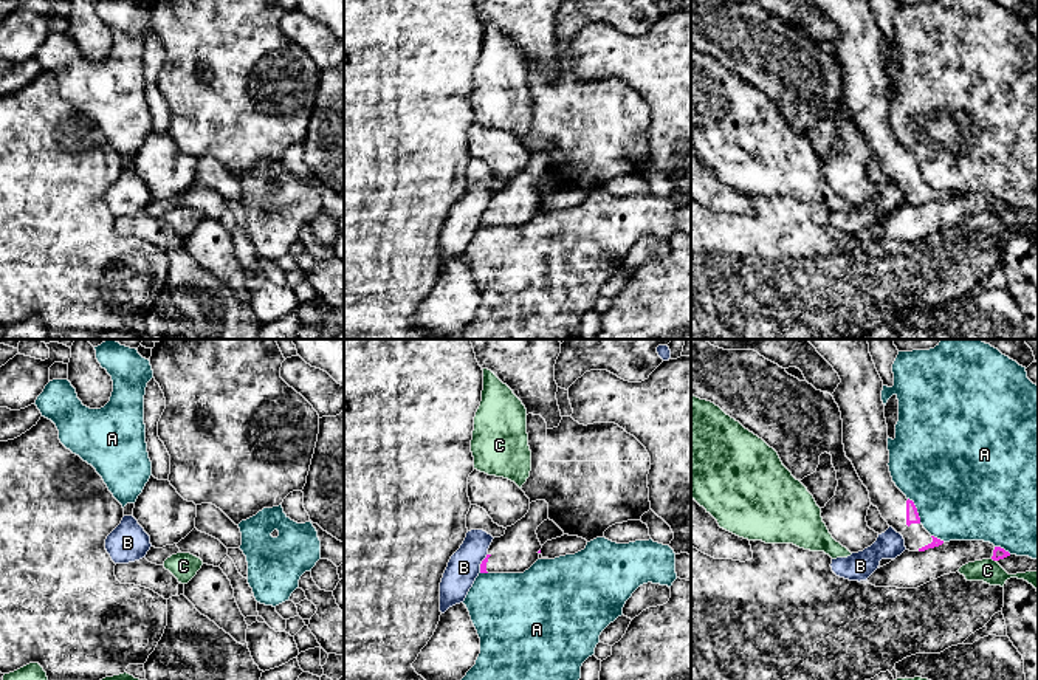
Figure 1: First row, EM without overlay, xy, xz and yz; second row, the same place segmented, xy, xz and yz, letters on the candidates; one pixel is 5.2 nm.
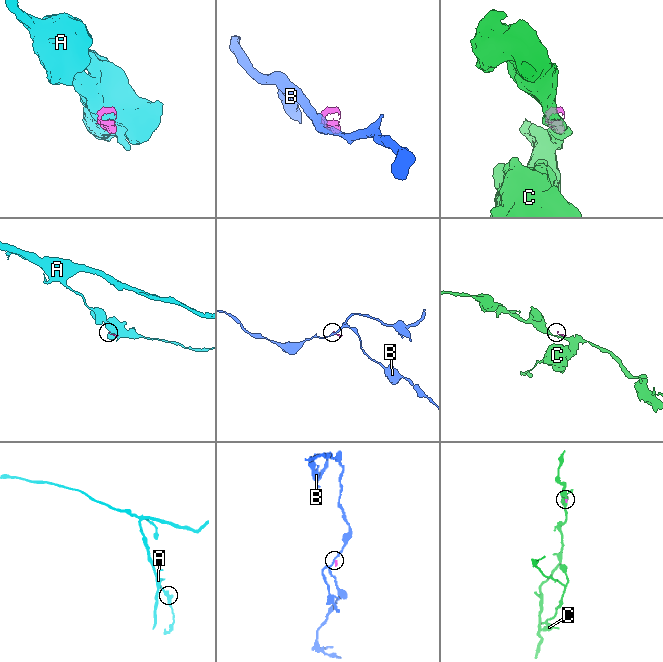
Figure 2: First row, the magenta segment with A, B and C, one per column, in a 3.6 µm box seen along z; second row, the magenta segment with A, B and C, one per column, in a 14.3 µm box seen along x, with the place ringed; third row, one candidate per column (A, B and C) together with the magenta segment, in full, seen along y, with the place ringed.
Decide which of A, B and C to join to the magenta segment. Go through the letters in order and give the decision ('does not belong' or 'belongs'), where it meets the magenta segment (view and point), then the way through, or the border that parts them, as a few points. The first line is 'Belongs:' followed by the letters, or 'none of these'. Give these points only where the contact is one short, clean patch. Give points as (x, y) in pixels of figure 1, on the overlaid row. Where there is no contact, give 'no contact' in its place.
Belongs: none of these
A: does not belong | yz (916, 510)
B: does not belong | xz (482, 563) | along xz (487, 553), (479, 572)
C: does not belong | yz (993, 559)

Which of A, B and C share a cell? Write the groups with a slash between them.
A / B / C

